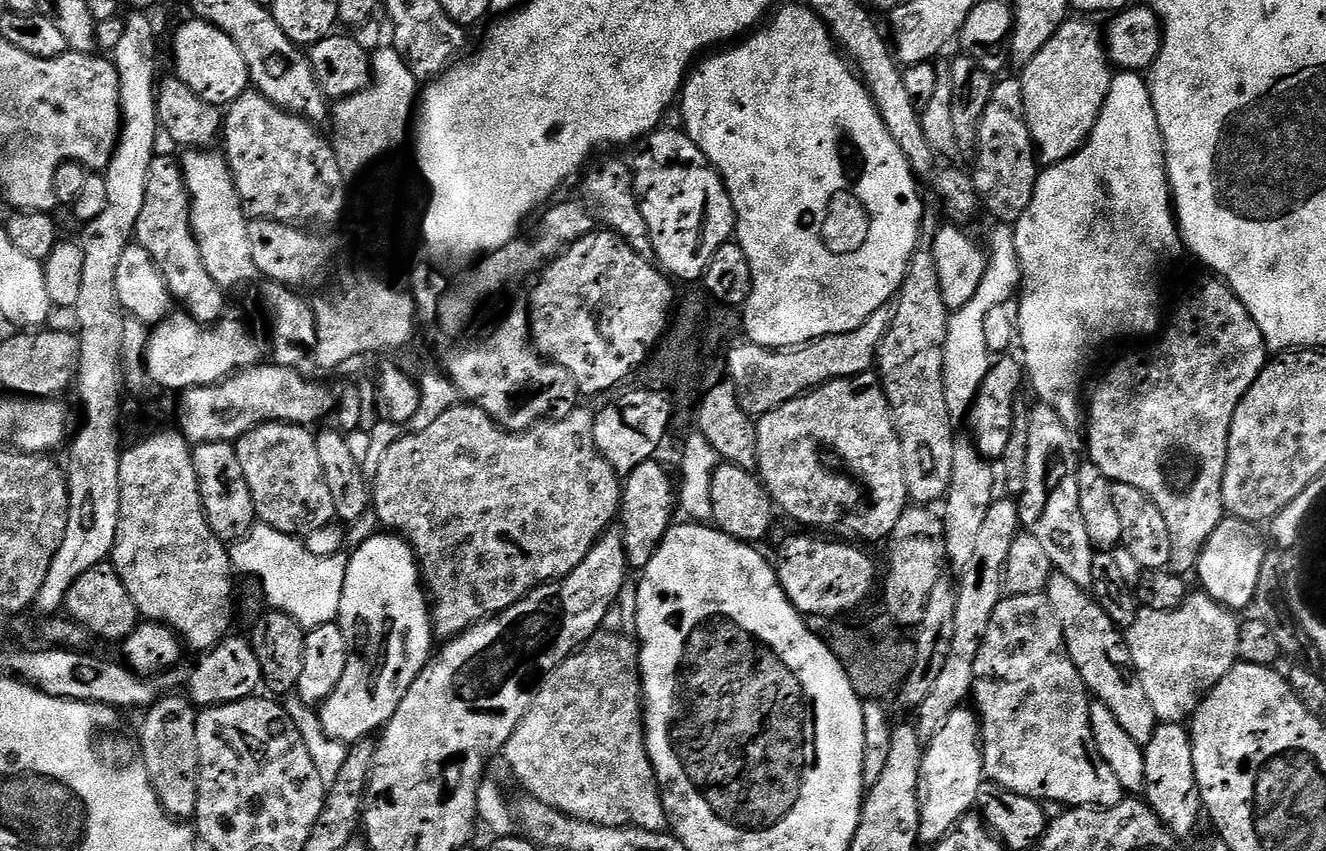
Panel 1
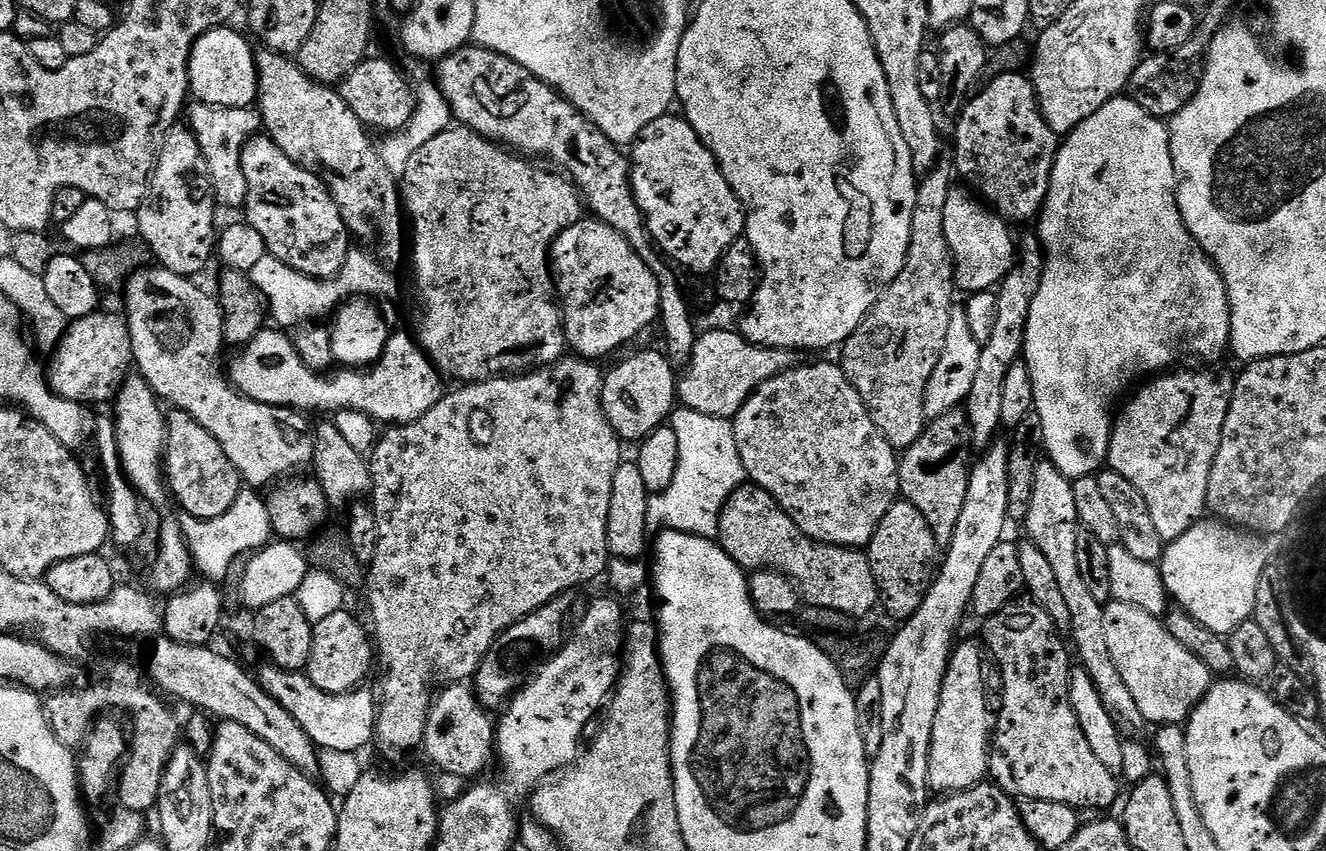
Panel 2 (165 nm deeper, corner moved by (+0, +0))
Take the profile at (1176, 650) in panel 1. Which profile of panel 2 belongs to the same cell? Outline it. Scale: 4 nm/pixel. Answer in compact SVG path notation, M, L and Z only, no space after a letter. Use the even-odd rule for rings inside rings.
M1113 602L1105 607L1104 616L1106 618L1106 643L1110 646L1110 658L1114 658L1114 666L1118 666L1118 674L1122 674L1122 682L1126 682L1131 696L1134 697L1134 702L1138 702L1138 710L1142 710L1144 721L1152 726L1183 725L1202 702L1208 689L1212 687L1214 674L1197 656L1190 650L1186 650L1186 646L1182 646L1178 638L1174 638L1164 629L1163 619L1152 616L1146 610L1134 605Z

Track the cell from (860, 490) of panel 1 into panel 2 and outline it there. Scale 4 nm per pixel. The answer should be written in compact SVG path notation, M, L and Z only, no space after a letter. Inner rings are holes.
M839 363L803 364L792 368L789 372L778 374L774 378L770 378L770 382L758 386L756 393L745 402L742 410L738 410L738 414L731 421L734 438L738 442L738 454L742 458L744 474L751 483L758 485L759 488L773 496L778 502L778 506L782 506L782 510L786 510L786 514L790 514L790 518L794 518L794 522L810 538L823 544L837 544L843 548L860 550L874 538L882 518L886 518L886 510L890 510L890 506L896 503L900 496L898 452L897 449L890 446L890 442L886 442L886 438L878 430L874 418L870 418L868 408L862 402L858 390L854 390L854 386L846 378L844 369L840 367Z

